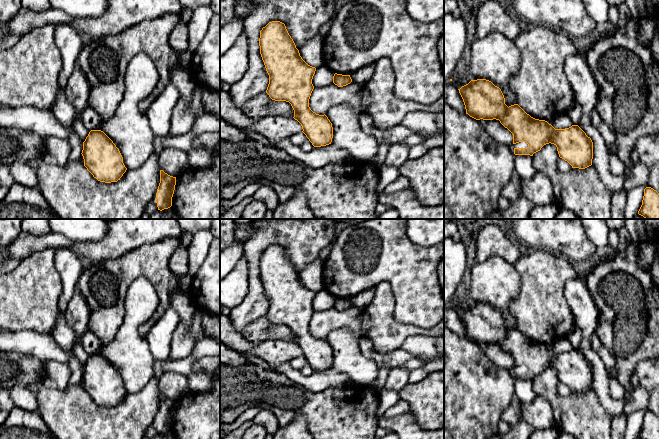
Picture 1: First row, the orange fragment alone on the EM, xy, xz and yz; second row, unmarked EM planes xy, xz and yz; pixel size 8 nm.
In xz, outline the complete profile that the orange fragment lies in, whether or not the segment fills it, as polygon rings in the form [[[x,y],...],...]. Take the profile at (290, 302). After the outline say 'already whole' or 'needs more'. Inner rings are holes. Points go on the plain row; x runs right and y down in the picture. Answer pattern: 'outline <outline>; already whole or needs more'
outline [[[280,245],[269,246],[260,255],[260,278],[269,299],[266,317],[272,324],[289,326],[294,334],[294,343],[303,353],[303,357],[314,371],[331,368],[333,351],[328,341],[313,336],[309,331],[309,323],[314,313],[312,303],[316,292],[308,289],[300,280],[299,274],[289,259],[286,250]]]; already whole

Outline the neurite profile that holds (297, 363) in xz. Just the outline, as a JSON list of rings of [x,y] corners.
[[[300,356],[300,357],[297,357],[297,358],[293,359],[293,360],[291,360],[289,362],[289,364],[293,368],[301,370],[301,368],[304,366],[305,362],[306,362],[306,359],[303,356]]]

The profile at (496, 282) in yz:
[[[499,256],[476,263],[471,268],[469,295],[472,304],[486,303],[499,311],[509,331],[517,328],[517,321],[510,304],[521,290],[521,279],[514,264]]]

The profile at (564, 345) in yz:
[[[568,338],[561,339],[555,342],[553,346],[553,351],[555,353],[565,353],[565,352],[571,351],[572,349],[573,349],[573,346]]]

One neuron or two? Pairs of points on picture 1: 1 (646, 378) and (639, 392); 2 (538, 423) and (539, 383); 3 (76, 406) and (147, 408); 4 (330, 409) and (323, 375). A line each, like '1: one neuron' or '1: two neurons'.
1: two neurons
2: two neurons
3: one neuron
4: two neurons

